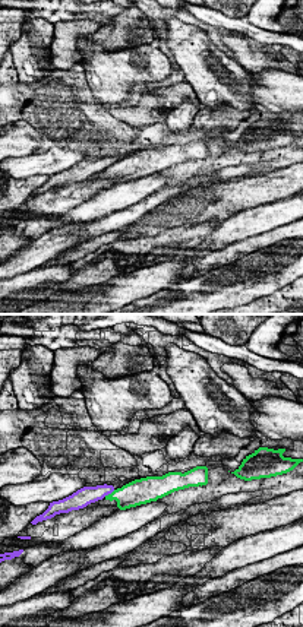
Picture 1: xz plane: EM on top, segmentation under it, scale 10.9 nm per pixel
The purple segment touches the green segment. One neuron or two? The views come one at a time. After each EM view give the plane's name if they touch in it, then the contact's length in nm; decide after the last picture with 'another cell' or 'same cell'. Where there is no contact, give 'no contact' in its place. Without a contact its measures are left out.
meets purple in xz; contact 140 nm long

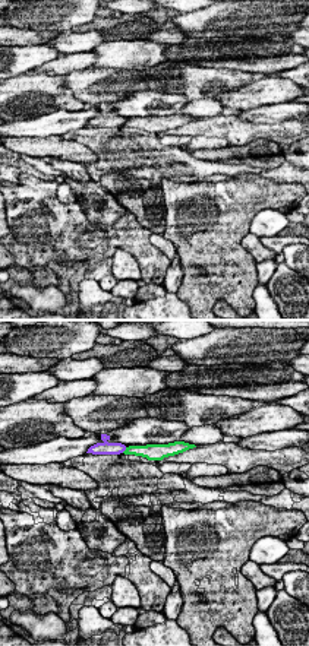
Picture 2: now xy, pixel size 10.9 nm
meets purple in xy; contact 80 nm long

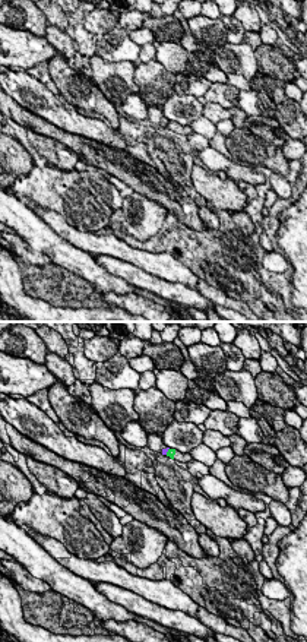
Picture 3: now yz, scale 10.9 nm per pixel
meets purple in yz; contact 90 nm long

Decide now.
another cell

